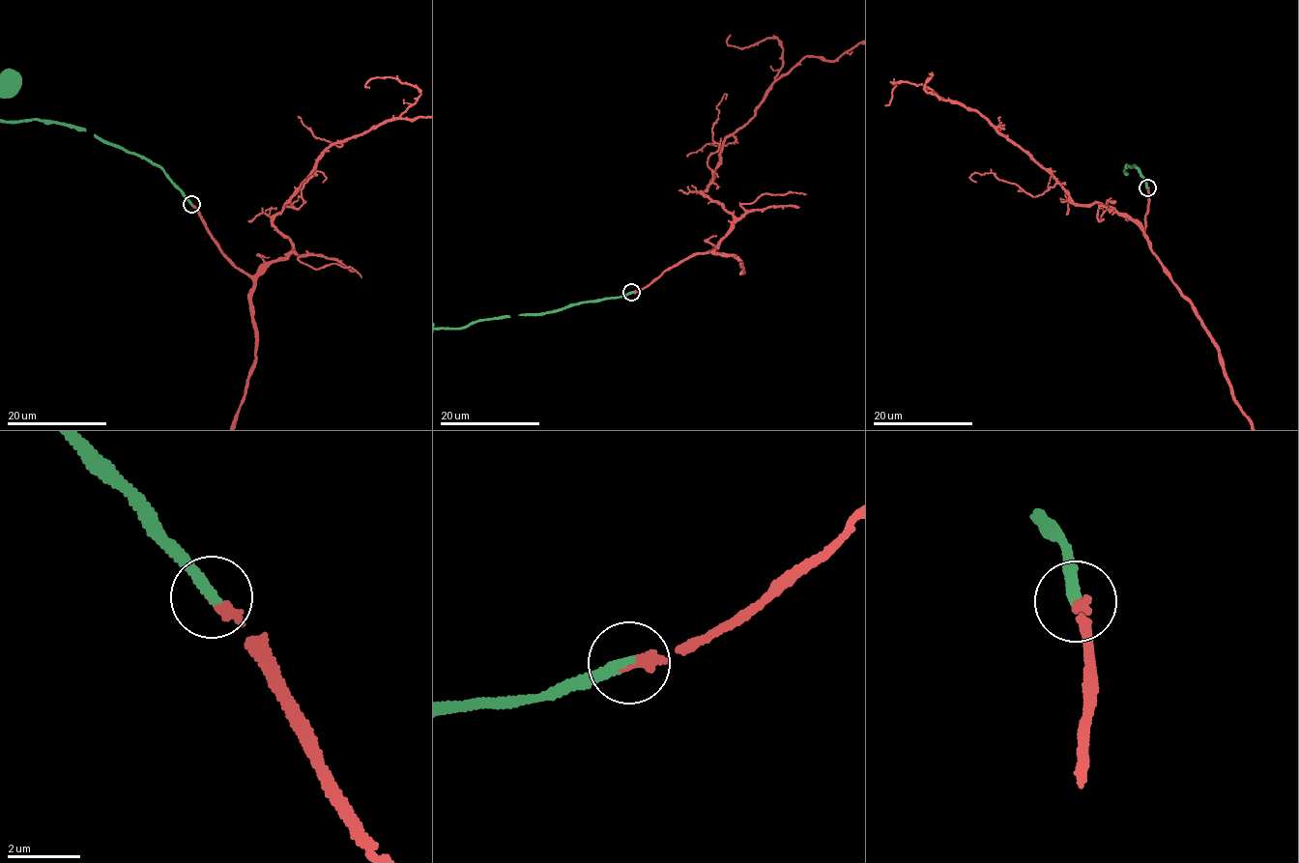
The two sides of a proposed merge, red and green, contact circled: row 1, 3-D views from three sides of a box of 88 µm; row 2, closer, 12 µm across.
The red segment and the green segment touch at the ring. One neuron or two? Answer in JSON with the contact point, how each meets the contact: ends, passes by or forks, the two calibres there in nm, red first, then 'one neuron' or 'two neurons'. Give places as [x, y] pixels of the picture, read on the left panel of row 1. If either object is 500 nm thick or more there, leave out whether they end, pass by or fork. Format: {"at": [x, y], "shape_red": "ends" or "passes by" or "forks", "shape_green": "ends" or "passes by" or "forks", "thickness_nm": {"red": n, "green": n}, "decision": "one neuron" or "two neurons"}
{"at": [191, 204], "shape_red": "ends", "shape_green": "ends", "thickness_nm": {"red": 280, "green": 360}, "decision": "one neuron"}

